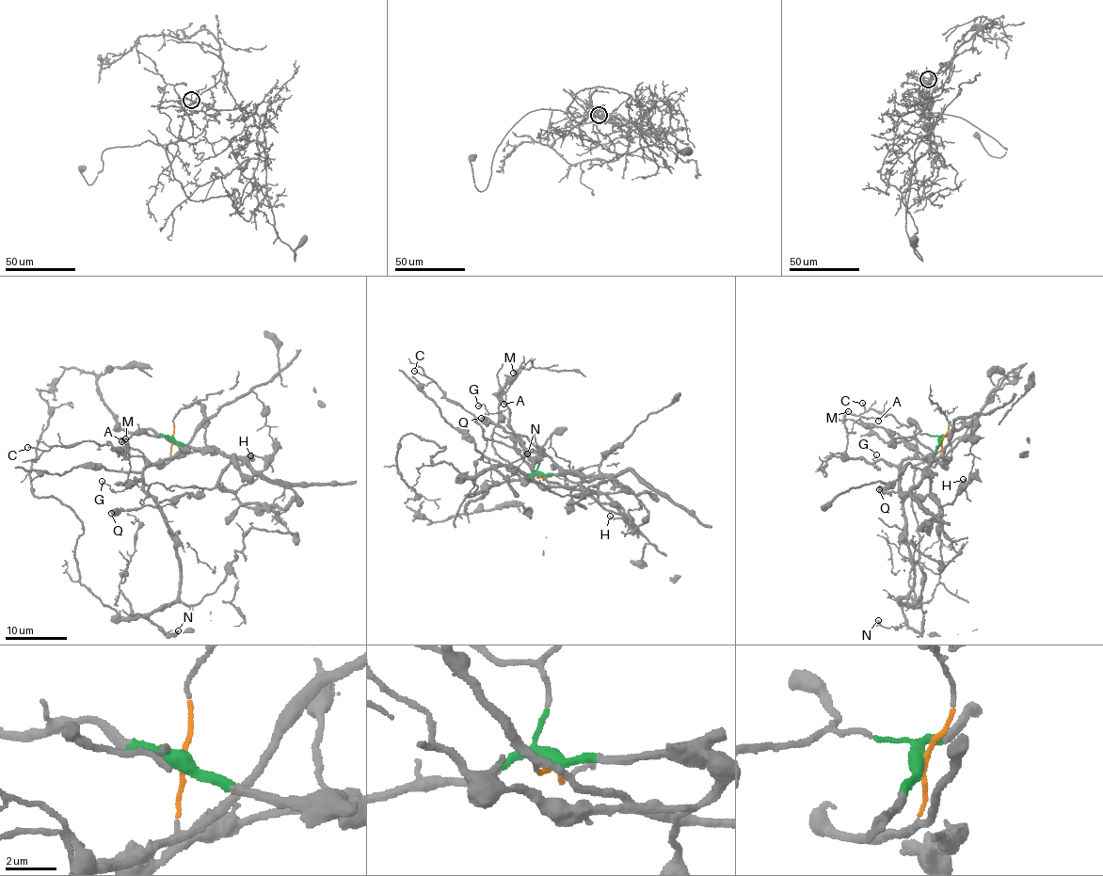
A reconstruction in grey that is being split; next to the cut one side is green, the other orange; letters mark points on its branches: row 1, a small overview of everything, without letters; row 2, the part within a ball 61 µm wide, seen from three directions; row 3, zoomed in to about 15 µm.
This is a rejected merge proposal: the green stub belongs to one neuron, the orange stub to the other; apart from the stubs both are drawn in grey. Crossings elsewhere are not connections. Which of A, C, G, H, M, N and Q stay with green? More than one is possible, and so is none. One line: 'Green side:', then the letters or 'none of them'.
Green side: H, Q

